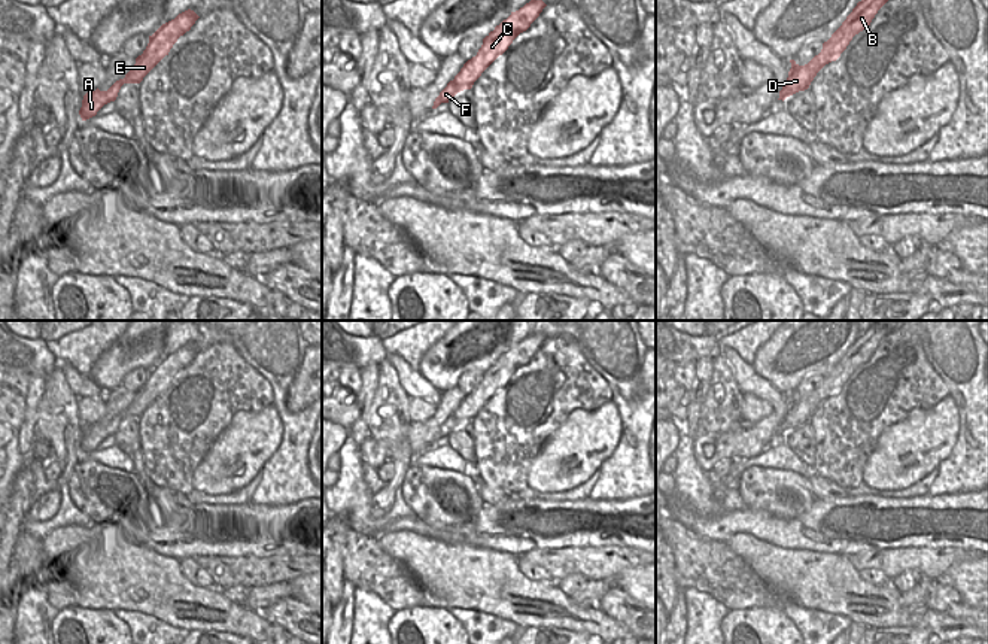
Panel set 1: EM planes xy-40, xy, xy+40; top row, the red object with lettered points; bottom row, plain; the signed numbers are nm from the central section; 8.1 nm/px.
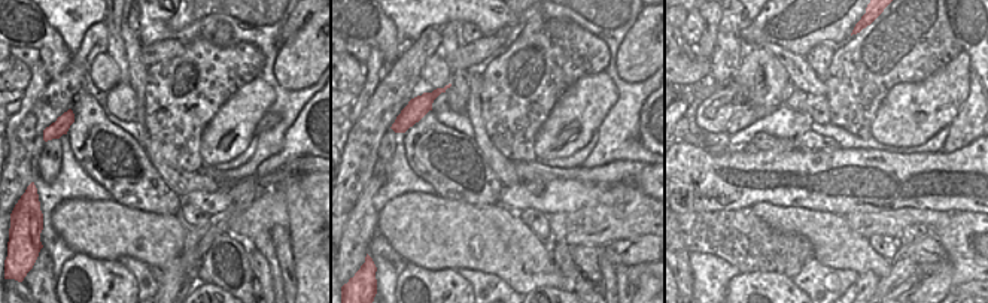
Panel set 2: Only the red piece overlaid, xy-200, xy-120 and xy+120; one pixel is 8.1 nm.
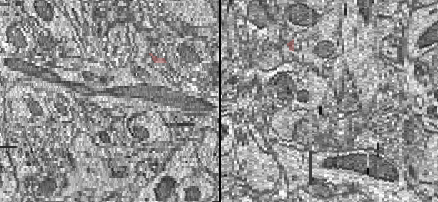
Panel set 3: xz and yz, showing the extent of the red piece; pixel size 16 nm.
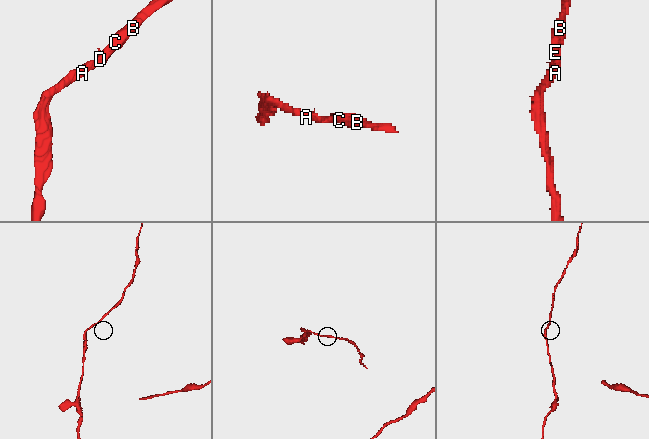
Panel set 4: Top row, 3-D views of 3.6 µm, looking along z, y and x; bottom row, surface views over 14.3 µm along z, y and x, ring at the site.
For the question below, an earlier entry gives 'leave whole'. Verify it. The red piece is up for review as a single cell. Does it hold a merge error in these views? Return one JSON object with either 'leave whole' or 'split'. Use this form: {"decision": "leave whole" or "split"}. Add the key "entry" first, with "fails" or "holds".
{"entry": "holds", "decision": "leave whole"}

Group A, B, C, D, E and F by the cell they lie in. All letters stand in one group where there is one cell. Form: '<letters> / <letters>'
A B C D E F

